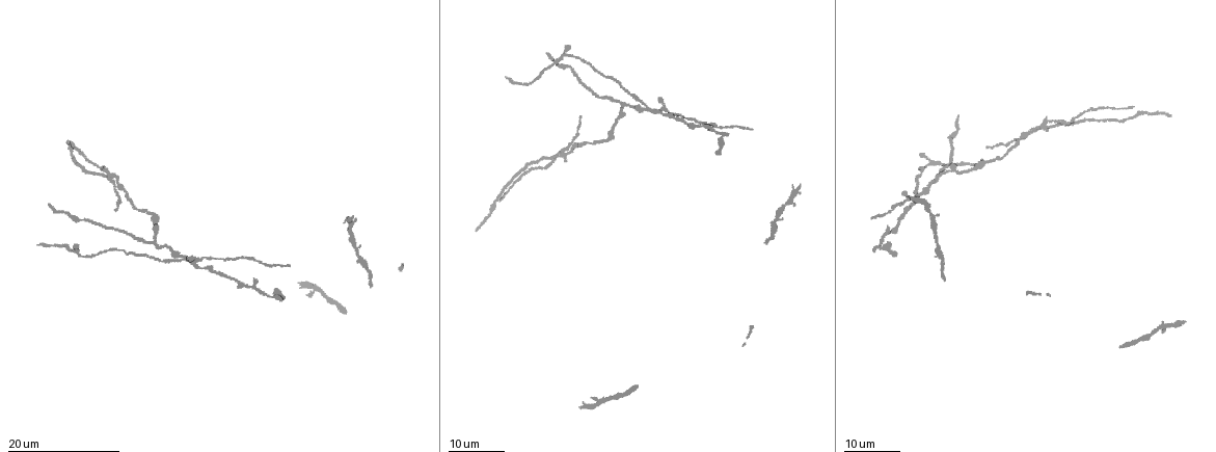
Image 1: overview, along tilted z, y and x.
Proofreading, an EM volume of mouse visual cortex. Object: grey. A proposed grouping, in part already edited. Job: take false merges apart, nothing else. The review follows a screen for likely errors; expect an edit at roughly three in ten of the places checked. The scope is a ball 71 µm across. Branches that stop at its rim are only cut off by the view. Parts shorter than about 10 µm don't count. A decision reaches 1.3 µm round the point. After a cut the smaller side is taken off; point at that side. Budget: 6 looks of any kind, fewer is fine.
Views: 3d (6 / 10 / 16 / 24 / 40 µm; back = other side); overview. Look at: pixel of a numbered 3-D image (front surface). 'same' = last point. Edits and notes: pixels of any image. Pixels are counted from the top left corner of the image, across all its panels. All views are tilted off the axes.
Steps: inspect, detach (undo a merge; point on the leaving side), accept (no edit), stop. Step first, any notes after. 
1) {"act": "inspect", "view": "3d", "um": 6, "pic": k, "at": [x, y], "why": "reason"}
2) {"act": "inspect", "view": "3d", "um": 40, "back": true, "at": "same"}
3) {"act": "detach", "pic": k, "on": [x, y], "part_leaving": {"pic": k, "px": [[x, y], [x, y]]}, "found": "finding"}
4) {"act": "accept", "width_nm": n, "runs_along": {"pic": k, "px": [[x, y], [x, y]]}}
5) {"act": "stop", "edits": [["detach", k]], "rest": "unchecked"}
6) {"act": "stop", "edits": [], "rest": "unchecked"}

{"act": "inspect", "view": "3d", "um": 16, "pic": 1, "at": [110, 172], "why": "looks like a crossing"}

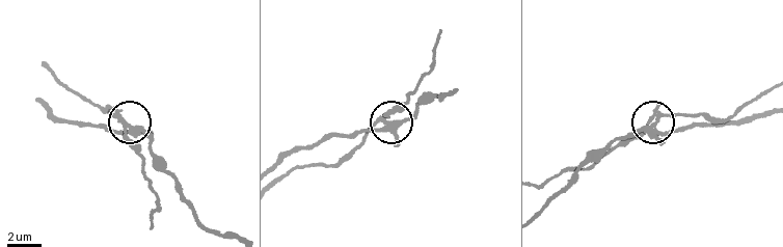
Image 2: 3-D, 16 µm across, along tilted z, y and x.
{"act": "inspect", "view": "3d", "um": 10, "pic": 2, "at": [656, 128]}

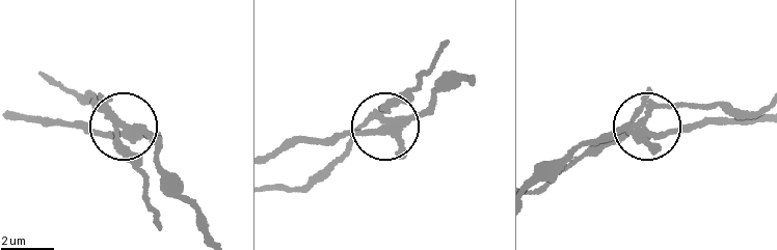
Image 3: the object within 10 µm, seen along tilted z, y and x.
{"act": "detach", "pic": 3, "on": [130, 160], "side_arm_um": 20, "part_leaving": {"pic": 3, "px": [[134, 132], [98, 131], [12, 112]]}, "found": "a second cell is stuck on"}

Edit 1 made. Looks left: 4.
{"act": "inspect", "view": "3d", "um": 24, "pic": 1, "at": [155, 242], "why": "a fork"}

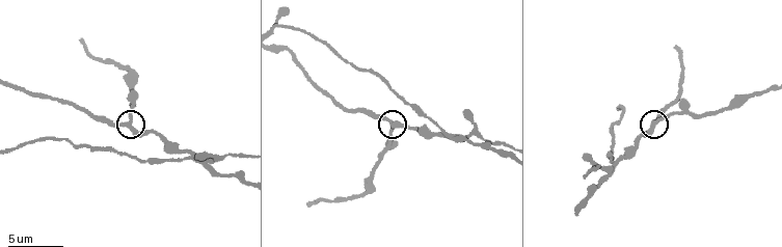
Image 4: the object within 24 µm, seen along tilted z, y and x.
{"act": "inspect", "view": "3d", "um": 10, "pic": 4, "at": [130, 120], "why": "closer look"}

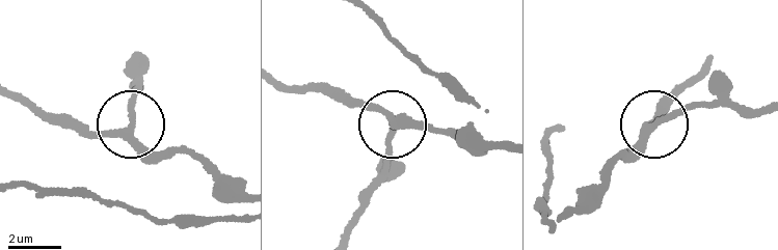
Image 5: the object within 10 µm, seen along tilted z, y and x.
{"act": "inspect", "view": "3d", "um": 6, "pic": 5, "at": [128, 127]}

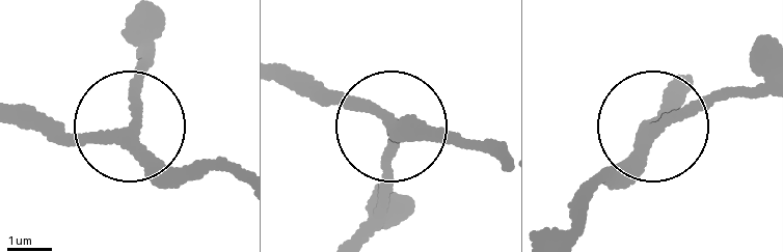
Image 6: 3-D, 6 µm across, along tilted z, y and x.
{"act": "accept", "arms": 3, "runs_along": {"pic": 6, "px": [[242, 182], [193, 164], [163, 170], [114, 131], [25, 124]]}, "found": "all the same cell"}

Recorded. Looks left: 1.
{"act": "inspect", "view": "3d", "um": 10, "pic": 4, "at": [443, 132], "why": "two arms in line, one across"}

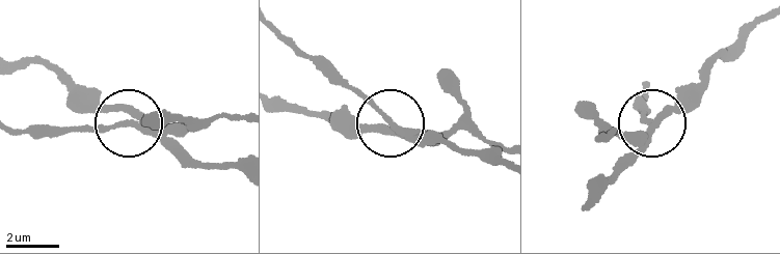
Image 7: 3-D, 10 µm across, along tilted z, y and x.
{"act": "detach", "pic": 7, "on": [186, 132], "arms": 3, "part_leaving": {"pic": 7, "px": [[151, 132], [117, 124], [17, 132]]}, "found": "a second cell is stuck on"}

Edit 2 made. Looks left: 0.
{"act": "stop", "edits": [["detach", 3], ["detach", 7]], "rest": "unchecked"}

